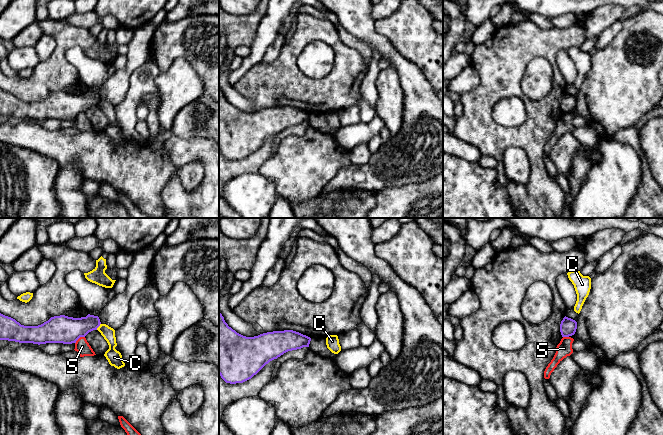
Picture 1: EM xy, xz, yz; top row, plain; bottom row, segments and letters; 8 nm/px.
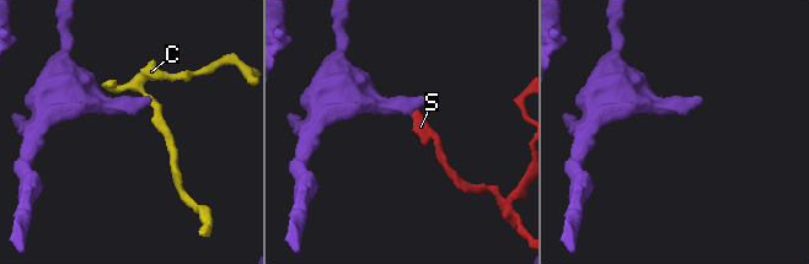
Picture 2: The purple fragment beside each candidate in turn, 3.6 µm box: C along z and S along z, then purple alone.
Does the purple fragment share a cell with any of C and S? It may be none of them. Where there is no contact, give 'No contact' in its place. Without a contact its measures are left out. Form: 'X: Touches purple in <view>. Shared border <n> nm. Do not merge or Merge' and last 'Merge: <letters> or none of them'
C: Touches purple in xy. Shared border 70 nm. Do not merge
S: Touches purple in xy. Shared border 100 nm. Do not merge
Merge: none of them

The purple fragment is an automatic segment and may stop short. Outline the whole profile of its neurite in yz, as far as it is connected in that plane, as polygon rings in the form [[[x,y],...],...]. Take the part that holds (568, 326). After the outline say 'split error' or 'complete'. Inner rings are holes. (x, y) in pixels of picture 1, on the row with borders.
[[[565,316],[560,324],[560,332],[562,337],[569,337],[574,335],[576,329],[577,329],[577,322]]]; complete

